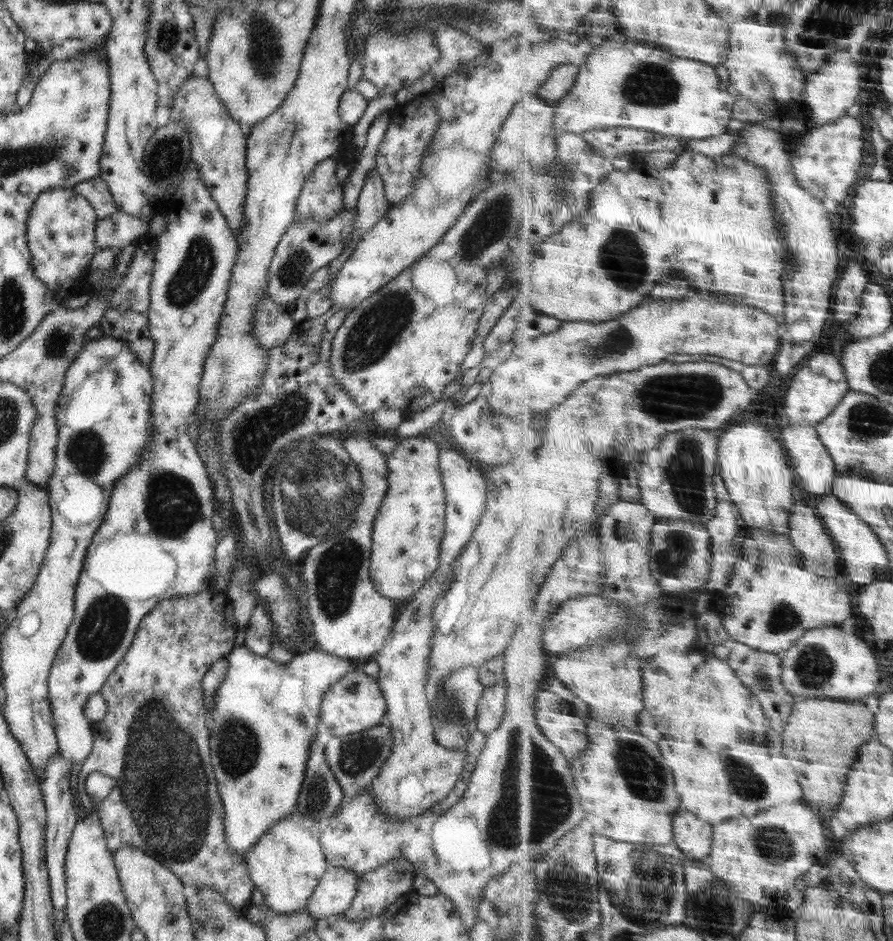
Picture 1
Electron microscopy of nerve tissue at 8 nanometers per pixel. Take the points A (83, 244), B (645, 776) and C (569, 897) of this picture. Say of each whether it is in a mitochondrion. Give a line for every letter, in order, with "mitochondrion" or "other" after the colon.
A: other
B: mitochondrion
C: mitochondrion

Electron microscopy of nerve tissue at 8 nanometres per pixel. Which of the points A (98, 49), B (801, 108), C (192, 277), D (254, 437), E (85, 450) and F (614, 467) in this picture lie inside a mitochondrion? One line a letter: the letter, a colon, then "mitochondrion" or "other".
A: other
B: other
C: mitochondrion
D: mitochondrion
E: mitochondrion
F: other

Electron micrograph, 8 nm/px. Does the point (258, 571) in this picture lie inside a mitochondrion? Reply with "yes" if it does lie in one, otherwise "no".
no

